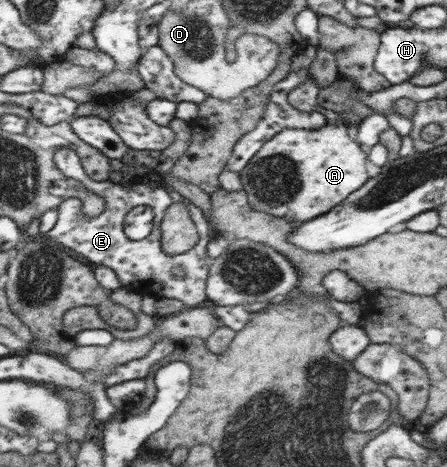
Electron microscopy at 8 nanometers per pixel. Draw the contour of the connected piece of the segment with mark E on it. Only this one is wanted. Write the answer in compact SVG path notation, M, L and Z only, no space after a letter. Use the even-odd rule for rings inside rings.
M60 148L58 153L55 155L56 167L63 172L63 175L68 178L68 180L77 181L83 185L88 193L96 194L100 196L104 201L106 201L106 209L96 217L84 216L83 203L80 201L79 197L71 197L64 201L57 209L58 218L56 224L47 232L47 236L50 239L55 240L59 247L62 249L74 250L90 261L96 266L106 266L106 268L111 268L116 273L119 281L123 288L129 288L141 294L152 294L157 298L173 298L178 300L183 300L183 296L206 296L206 279L208 278L209 268L213 263L213 260L208 256L208 242L212 239L212 232L210 226L208 226L207 218L203 214L202 209L194 205L189 200L183 198L178 192L174 192L173 189L167 188L154 188L148 186L148 184L143 184L140 180L135 186L131 188L124 188L122 185L113 183L112 181L96 181L92 180L92 177L87 175L86 167L82 163L82 160L75 149L72 148ZM182 202L186 207L188 207L188 212L196 225L196 230L200 233L200 238L198 242L184 254L169 255L163 251L161 247L161 224L162 219L164 219L164 213L166 209L172 205L172 203ZM138 205L151 206L153 208L154 220L153 229L151 233L142 240L131 240L124 233L123 225L126 214L129 210L132 210L134 206ZM174 267L182 268L185 272L185 278L180 278L172 274L172 269Z

